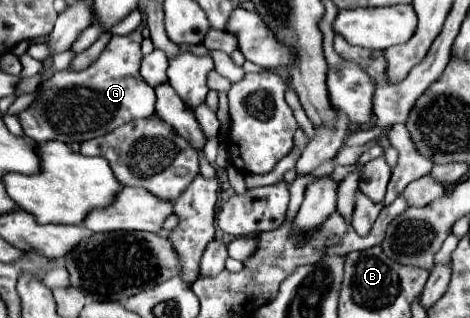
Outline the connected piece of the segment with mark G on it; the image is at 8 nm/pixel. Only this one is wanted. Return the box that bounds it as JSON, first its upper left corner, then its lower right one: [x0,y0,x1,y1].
[19,28,155,144]

